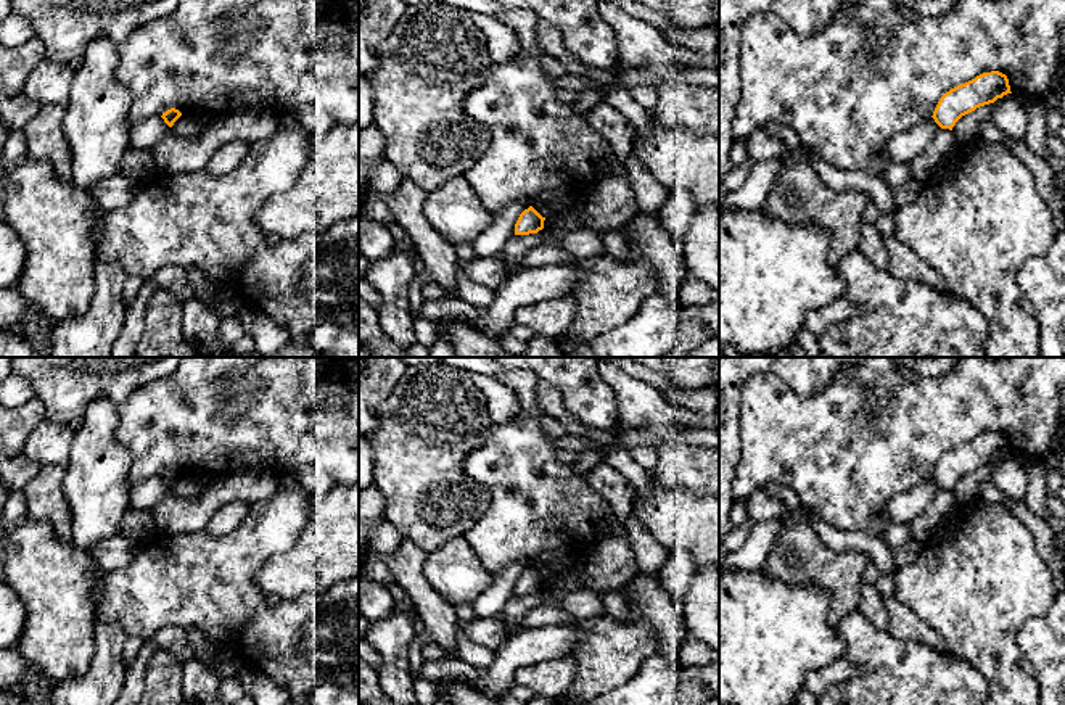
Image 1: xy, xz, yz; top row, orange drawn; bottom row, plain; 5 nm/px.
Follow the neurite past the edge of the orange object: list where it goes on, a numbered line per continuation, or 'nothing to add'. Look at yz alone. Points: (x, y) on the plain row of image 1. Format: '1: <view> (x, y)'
nothing to add

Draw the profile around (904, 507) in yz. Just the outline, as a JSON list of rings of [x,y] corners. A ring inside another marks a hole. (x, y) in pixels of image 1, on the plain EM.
[[[927,478],[911,491],[891,497],[882,509],[885,523],[911,523],[933,504],[940,489],[933,478]]]

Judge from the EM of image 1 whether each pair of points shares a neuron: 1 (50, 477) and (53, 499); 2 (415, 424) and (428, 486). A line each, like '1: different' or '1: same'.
1: same
2: same

